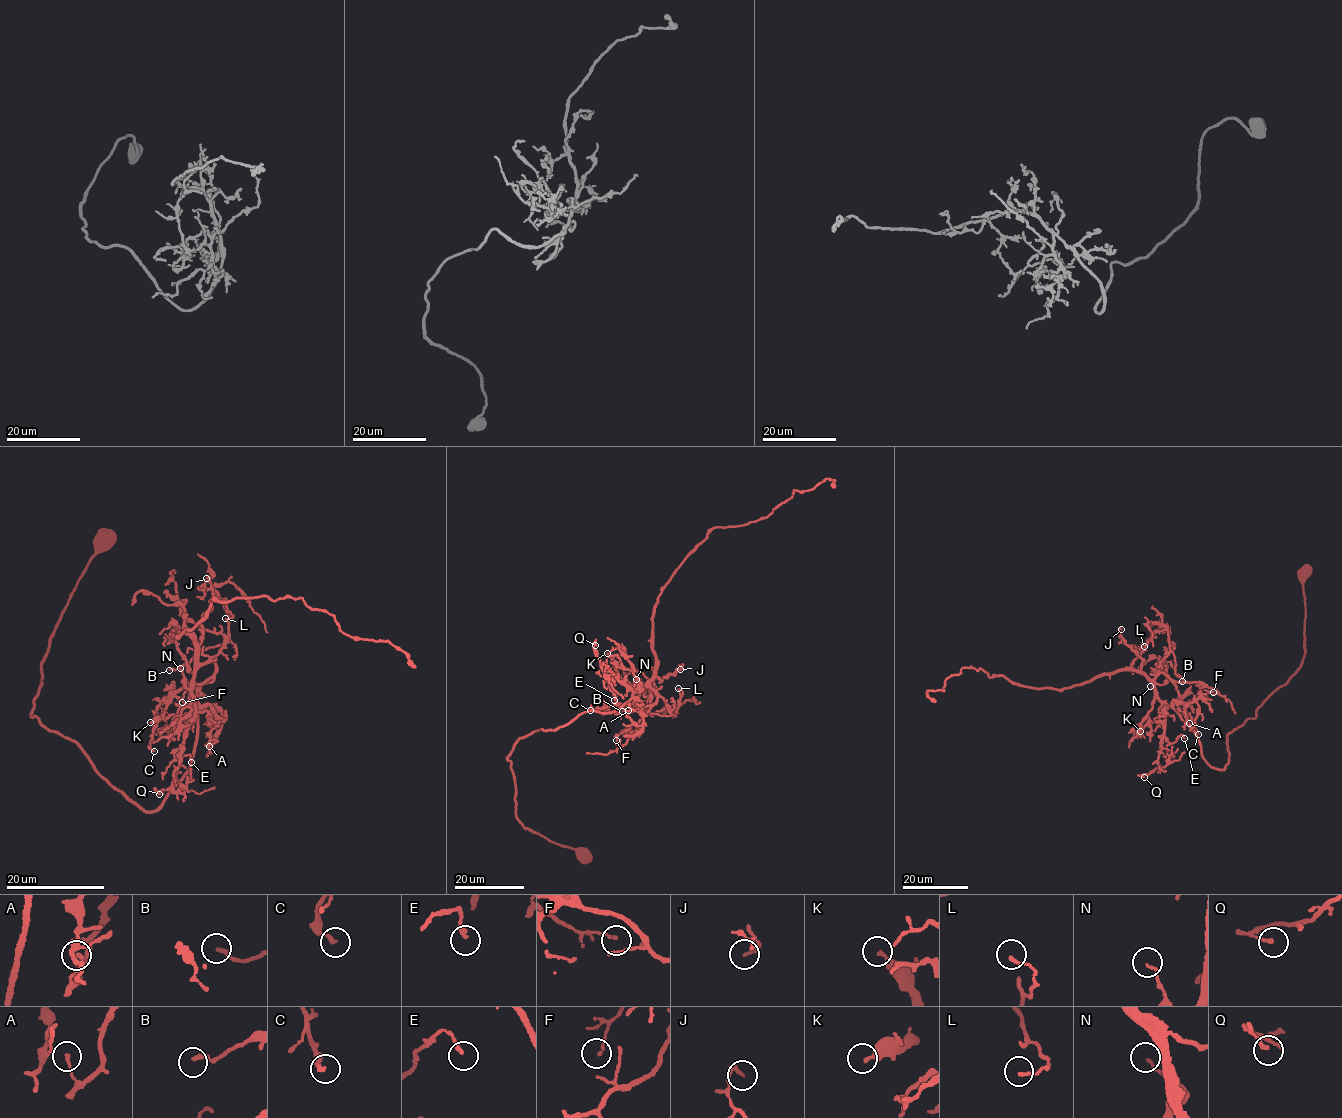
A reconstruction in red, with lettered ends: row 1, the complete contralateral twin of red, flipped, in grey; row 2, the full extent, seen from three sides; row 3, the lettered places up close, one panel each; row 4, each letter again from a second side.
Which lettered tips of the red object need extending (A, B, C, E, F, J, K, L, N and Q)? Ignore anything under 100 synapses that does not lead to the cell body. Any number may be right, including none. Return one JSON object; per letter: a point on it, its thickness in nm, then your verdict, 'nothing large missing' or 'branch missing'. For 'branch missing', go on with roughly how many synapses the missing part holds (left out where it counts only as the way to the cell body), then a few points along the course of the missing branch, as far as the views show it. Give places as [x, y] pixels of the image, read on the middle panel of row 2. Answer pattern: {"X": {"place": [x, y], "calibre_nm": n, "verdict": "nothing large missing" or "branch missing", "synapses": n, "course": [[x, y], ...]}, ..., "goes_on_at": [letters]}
{"A": {"place": [628, 710], "calibre_nm": 90, "verdict": "nothing large missing"}, "B": {"place": [622, 711], "calibre_nm": 200, "verdict": "nothing large missing"}, "C": {"place": [590, 710], "calibre_nm": 170, "verdict": "nothing large missing"}, "E": {"place": [614, 700], "calibre_nm": 160, "verdict": "nothing large missing"}, "F": {"place": [616, 740], "calibre_nm": 80, "verdict": "nothing large missing"}, "J": {"place": [680, 669], "calibre_nm": 150, "verdict": "nothing large missing"}, "K": {"place": [607, 653], "calibre_nm": 280, "verdict": "nothing large missing"}, "L": {"place": [678, 688], "calibre_nm": 140, "verdict": "nothing large missing"}, "N": {"place": [636, 679], "calibre_nm": 120, "verdict": "nothing large missing"}, "Q": {"place": [595, 645], "calibre_nm": 160, "verdict": "nothing large missing"}, "goes_on_at": []}

